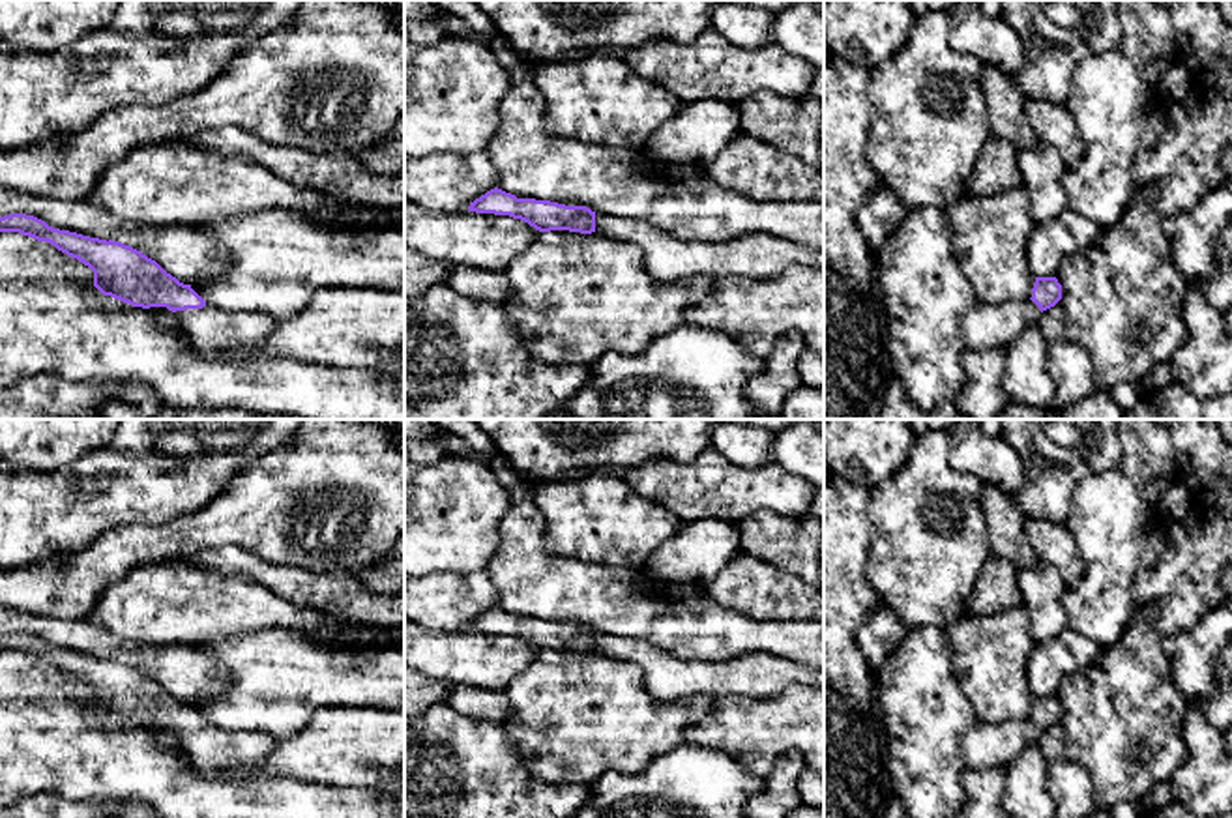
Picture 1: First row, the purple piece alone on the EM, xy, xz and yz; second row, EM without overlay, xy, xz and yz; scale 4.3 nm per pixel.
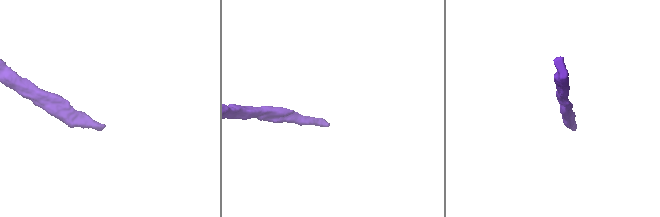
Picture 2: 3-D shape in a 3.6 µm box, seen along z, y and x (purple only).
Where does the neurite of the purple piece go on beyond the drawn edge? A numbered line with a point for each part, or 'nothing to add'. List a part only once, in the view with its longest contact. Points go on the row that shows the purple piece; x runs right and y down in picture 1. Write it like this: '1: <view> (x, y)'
1: xy (214, 332)

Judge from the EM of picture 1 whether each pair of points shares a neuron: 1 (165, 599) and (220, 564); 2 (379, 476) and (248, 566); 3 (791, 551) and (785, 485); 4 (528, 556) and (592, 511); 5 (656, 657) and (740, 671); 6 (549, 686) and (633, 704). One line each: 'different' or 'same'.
1: different
2: different
3: different
4: different
5: same
6: same

